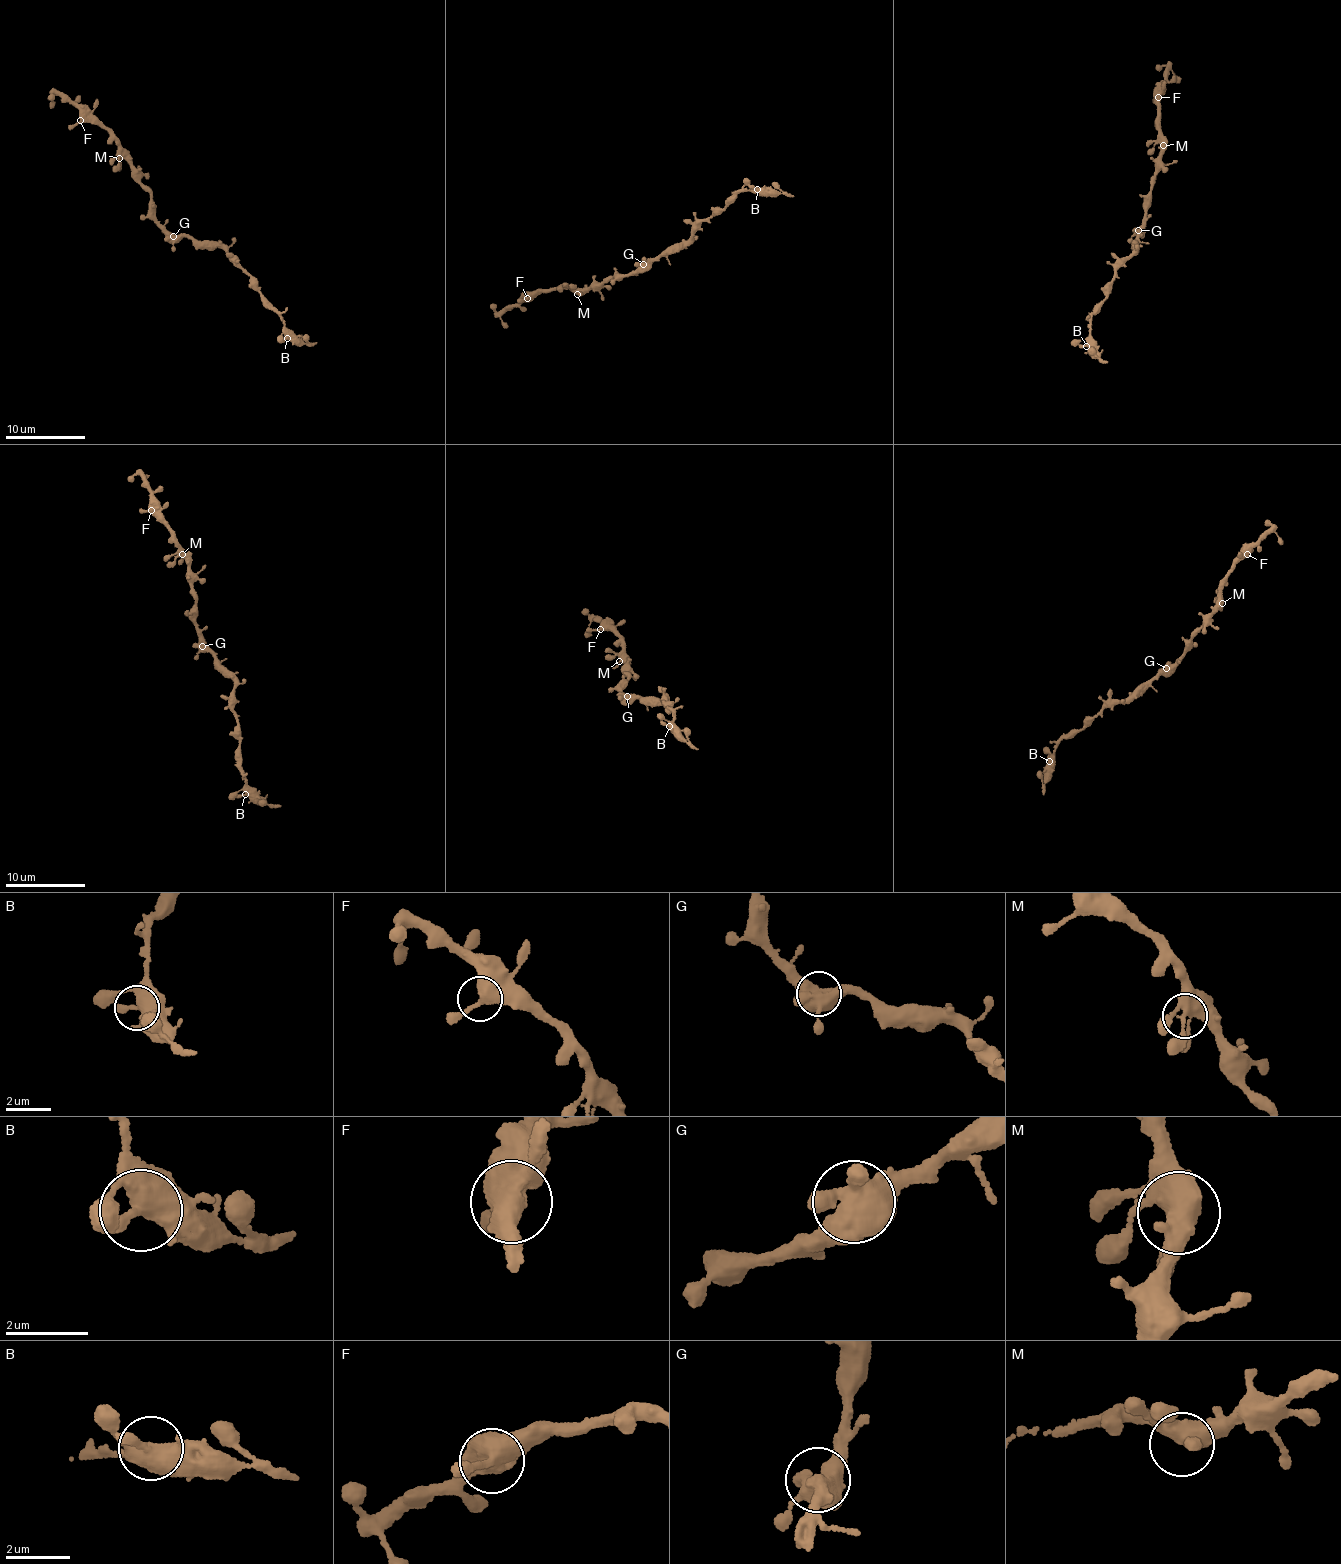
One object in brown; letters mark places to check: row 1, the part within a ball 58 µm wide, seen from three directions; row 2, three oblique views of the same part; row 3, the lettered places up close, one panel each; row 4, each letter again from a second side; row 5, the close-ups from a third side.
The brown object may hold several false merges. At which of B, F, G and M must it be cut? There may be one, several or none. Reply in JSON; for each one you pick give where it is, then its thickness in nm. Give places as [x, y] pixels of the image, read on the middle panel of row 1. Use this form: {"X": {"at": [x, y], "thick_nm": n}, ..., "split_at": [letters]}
{"split_at": []}

